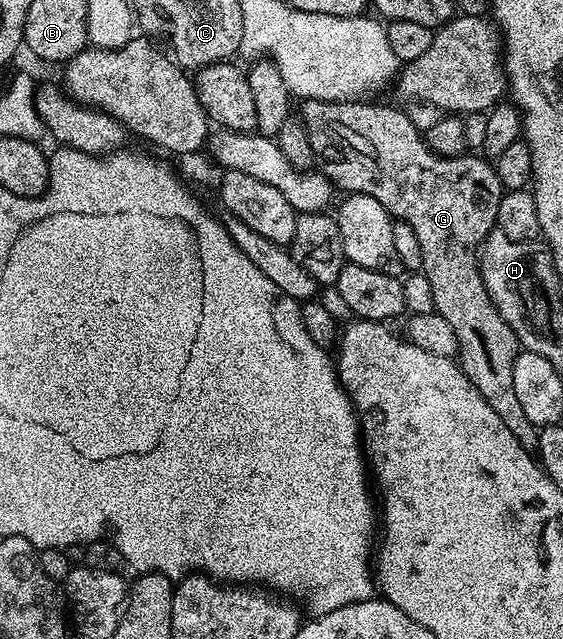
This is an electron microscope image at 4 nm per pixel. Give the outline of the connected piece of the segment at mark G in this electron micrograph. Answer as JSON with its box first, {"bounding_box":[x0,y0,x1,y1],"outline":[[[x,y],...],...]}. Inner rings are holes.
{"bounding_box":[299,99,538,451],"outline":[[[365,99],[306,100],[302,104],[305,106],[299,117],[310,137],[316,168],[338,190],[345,189],[346,194],[366,193],[371,195],[371,199],[379,199],[390,217],[406,221],[413,228],[419,238],[419,248],[423,250],[420,272],[424,273],[427,283],[431,283],[431,291],[435,291],[435,312],[443,315],[455,331],[457,357],[462,371],[479,395],[491,403],[495,415],[511,427],[511,435],[519,439],[521,446],[530,451],[536,450],[538,426],[532,425],[527,415],[523,415],[523,407],[515,396],[515,359],[519,352],[517,336],[511,327],[507,327],[495,303],[491,303],[491,295],[487,295],[477,254],[485,238],[493,232],[499,215],[503,190],[496,168],[481,155],[440,157],[432,153],[422,130],[417,128],[408,112],[405,114],[403,110],[392,109],[389,105],[368,105],[367,102]]]}

